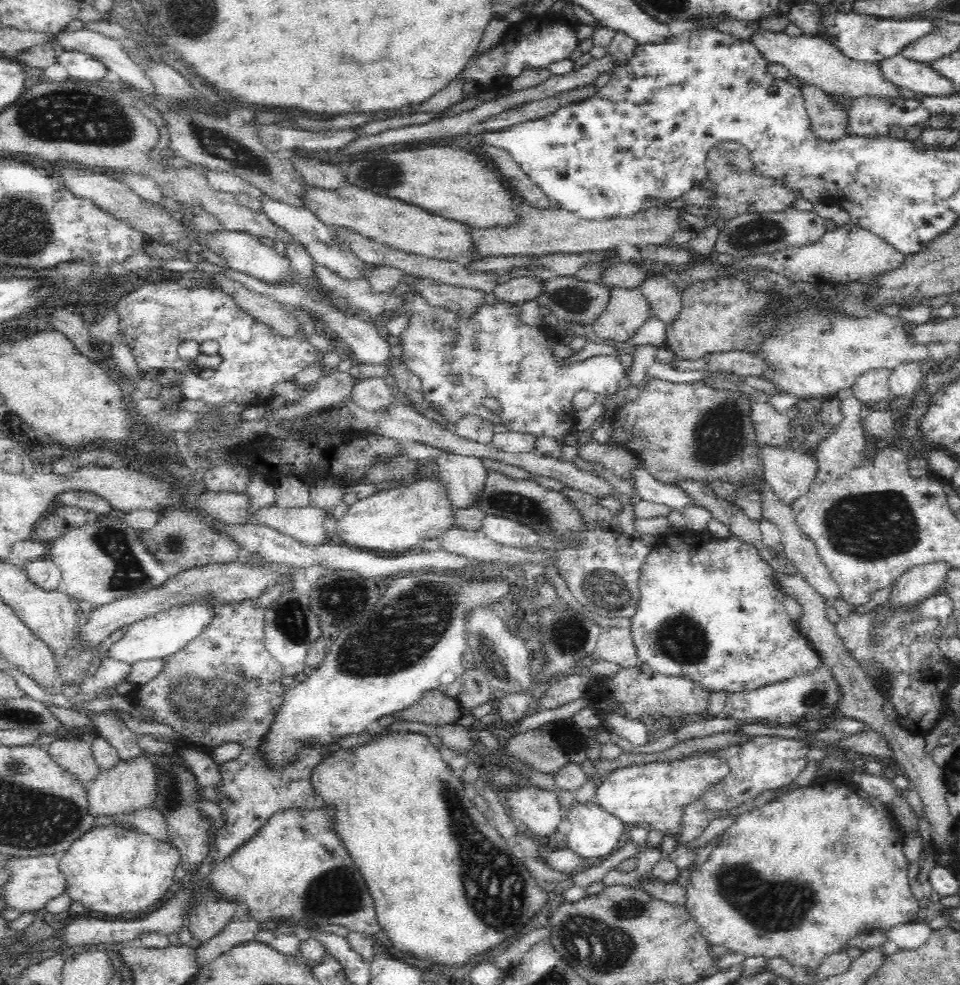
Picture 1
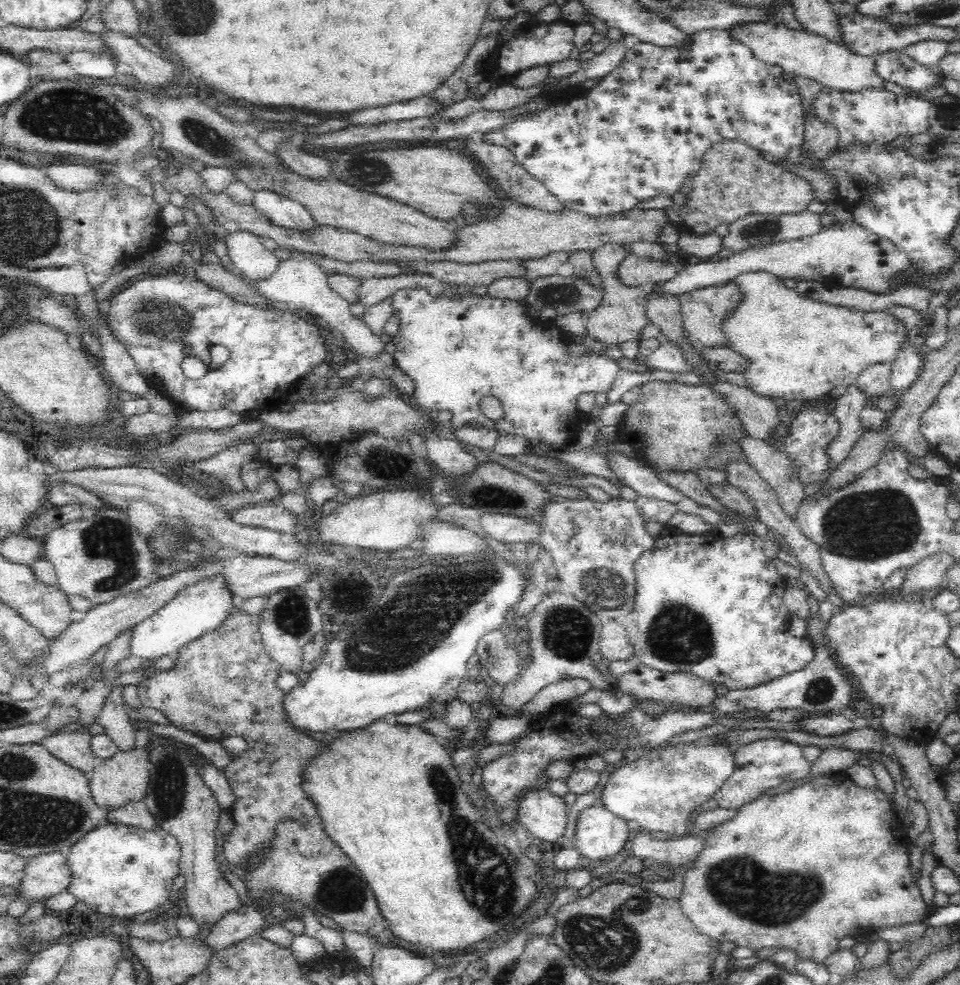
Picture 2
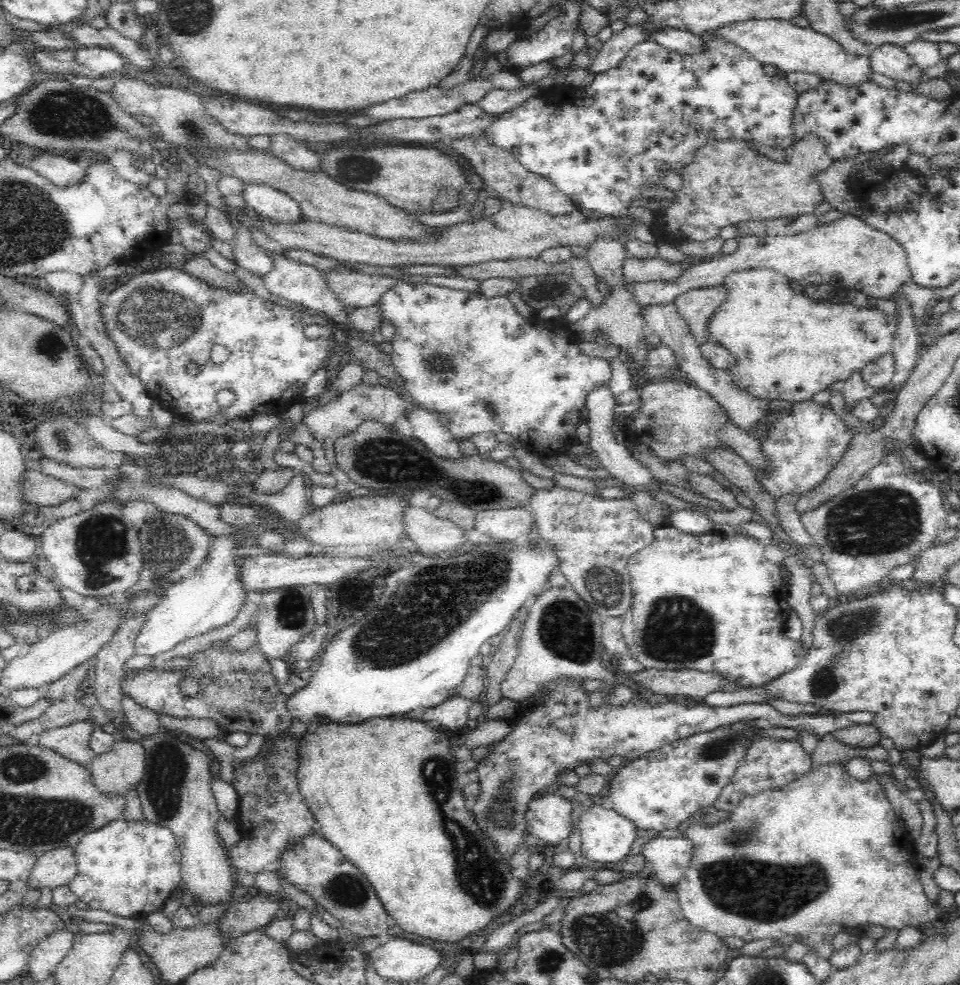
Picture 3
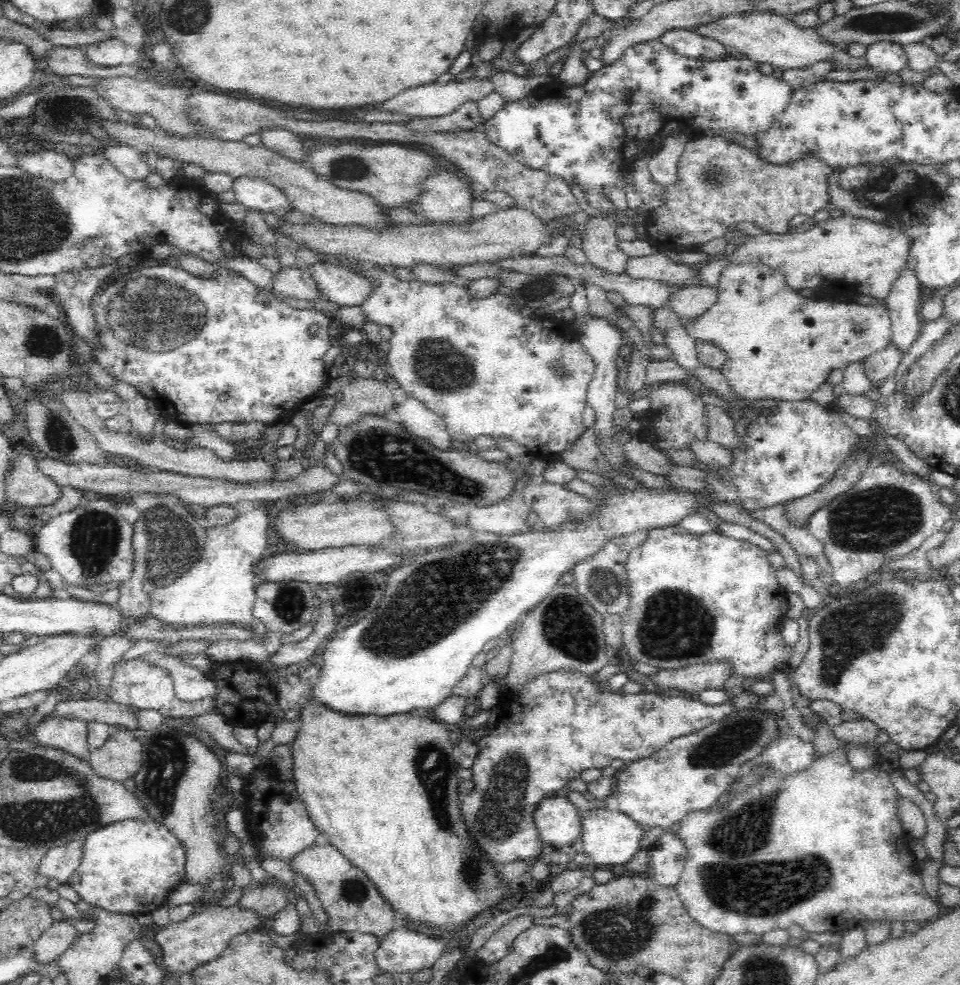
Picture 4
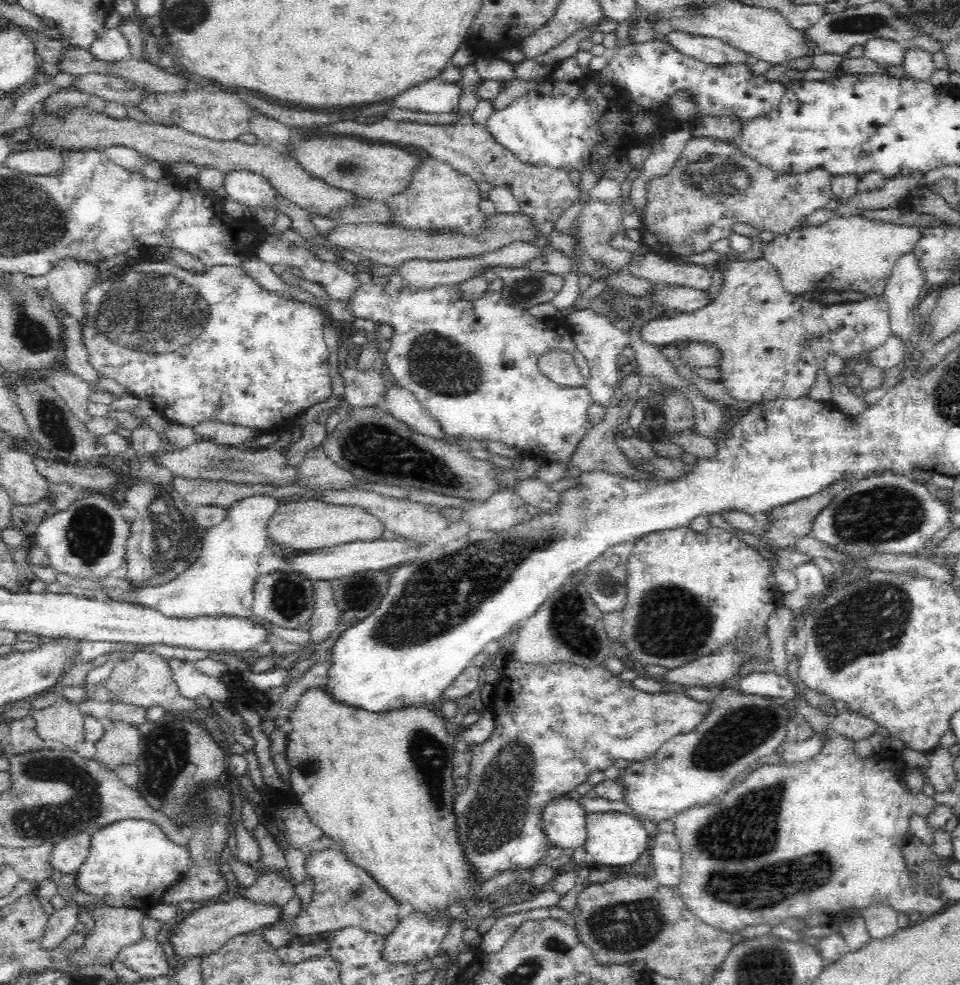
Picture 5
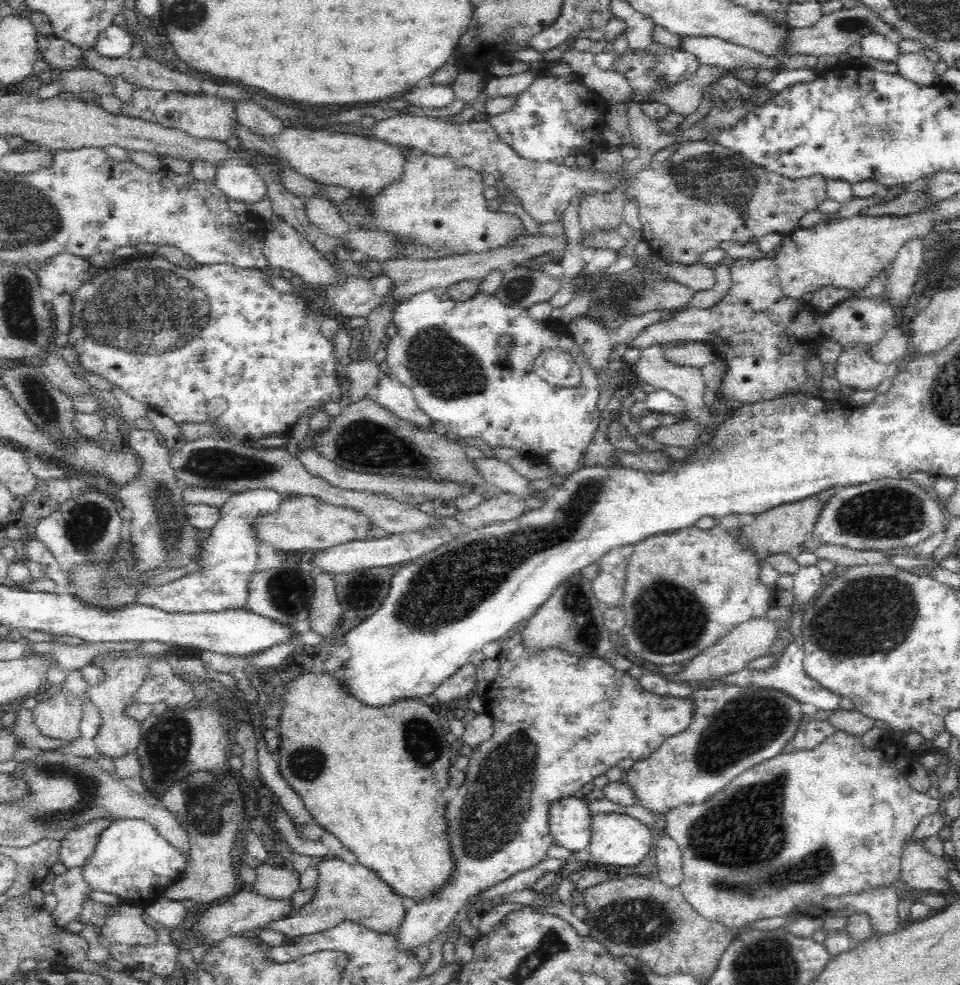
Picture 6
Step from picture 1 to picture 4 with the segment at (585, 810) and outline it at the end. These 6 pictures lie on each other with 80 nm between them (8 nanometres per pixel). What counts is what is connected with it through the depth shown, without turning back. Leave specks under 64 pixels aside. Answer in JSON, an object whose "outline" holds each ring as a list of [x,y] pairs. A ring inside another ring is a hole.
{"outline":[[[596,808],[588,810],[581,815],[582,823],[582,844],[586,856],[593,858],[594,864],[602,866],[625,866],[640,850],[640,840],[643,840],[642,828],[628,813],[620,810],[610,811],[609,809]]]}

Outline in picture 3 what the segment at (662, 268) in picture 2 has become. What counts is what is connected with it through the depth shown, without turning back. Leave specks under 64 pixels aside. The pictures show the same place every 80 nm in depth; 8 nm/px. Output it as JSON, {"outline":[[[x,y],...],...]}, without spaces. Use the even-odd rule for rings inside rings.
{"outline":[[[656,256],[647,259],[628,258],[624,261],[622,272],[630,282],[672,282],[678,280],[684,270],[677,263]]]}

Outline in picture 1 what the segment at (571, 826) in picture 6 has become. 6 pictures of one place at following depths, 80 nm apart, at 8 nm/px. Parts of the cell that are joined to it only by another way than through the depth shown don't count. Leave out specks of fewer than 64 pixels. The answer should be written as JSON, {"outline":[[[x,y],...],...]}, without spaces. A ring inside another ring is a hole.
{"outline":[[[528,784],[526,788],[506,792],[502,800],[510,817],[526,824],[531,836],[552,836],[564,818],[560,811],[557,790]]]}

